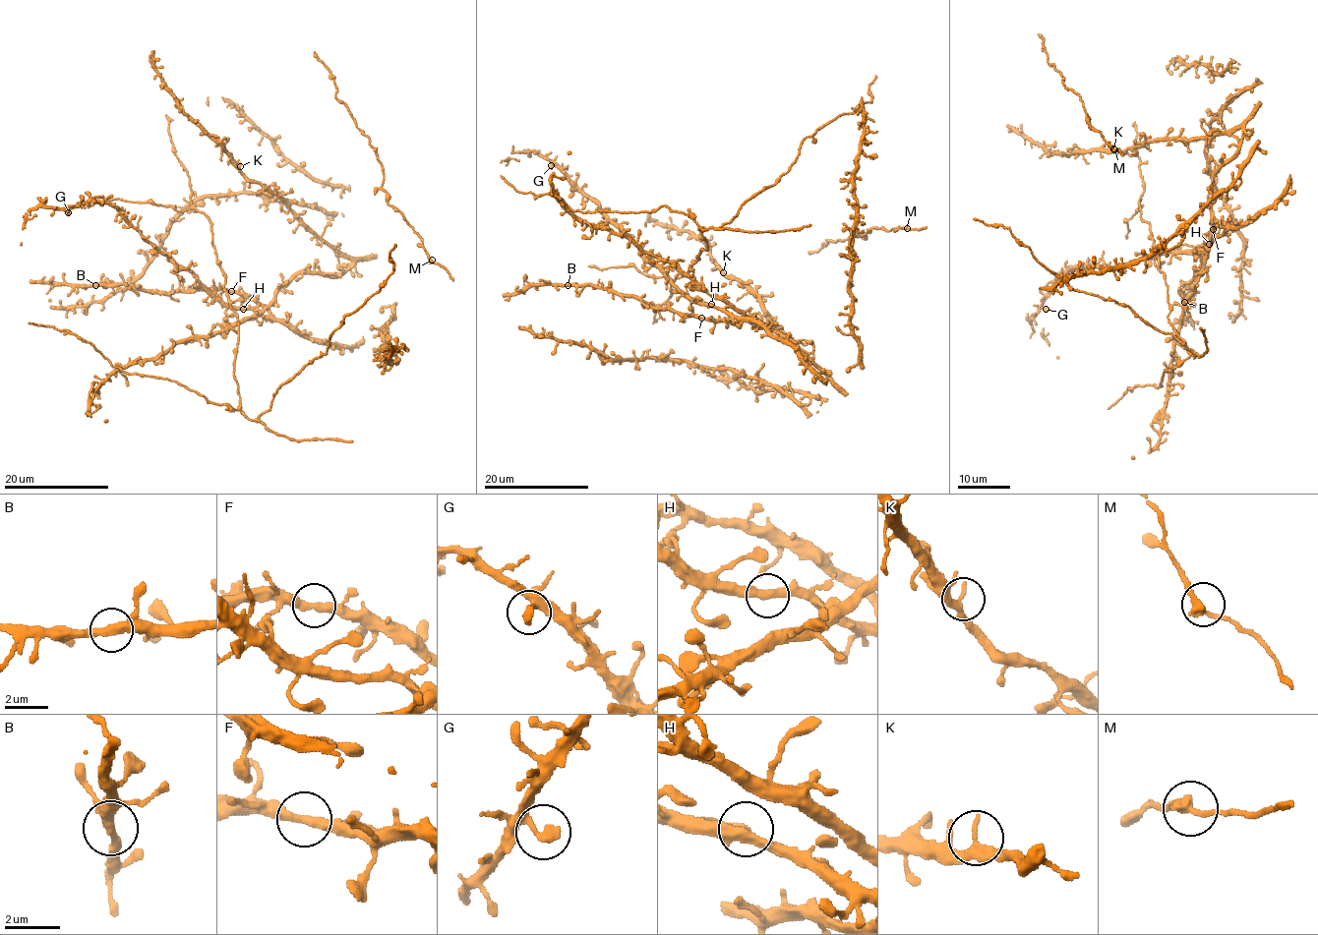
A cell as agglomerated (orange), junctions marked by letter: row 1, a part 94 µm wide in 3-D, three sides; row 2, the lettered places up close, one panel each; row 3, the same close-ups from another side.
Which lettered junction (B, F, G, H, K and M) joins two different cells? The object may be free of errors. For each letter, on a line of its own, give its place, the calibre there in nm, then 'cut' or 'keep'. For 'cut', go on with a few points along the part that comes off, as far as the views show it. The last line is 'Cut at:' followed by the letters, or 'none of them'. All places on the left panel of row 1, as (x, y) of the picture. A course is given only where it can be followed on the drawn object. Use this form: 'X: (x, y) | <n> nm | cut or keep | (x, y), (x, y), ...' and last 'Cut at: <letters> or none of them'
B: (95, 285) | 360 nm | keep
F: (231, 291) | 360 nm | keep
G: (68, 212) | 320 nm | keep
H: (243, 309) | 400 nm | keep
K: (240, 166) | 320 nm | keep
M: (432, 260) | 320 nm | keep
Cut at: none of them

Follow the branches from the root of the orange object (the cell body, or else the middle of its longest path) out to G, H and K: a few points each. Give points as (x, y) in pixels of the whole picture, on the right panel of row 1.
G: (1209, 233), (1216, 222), (1225, 225), (1202, 252), (1077, 266), (1060, 276), (1046, 309)
H: (1209, 233), (1216, 222), (1225, 225), (1224, 233), (1209, 244)
K: (1209, 233), (1216, 222), (1225, 230), (1212, 236), (1213, 178), (1239, 147), (1240, 128), (1113, 148)

